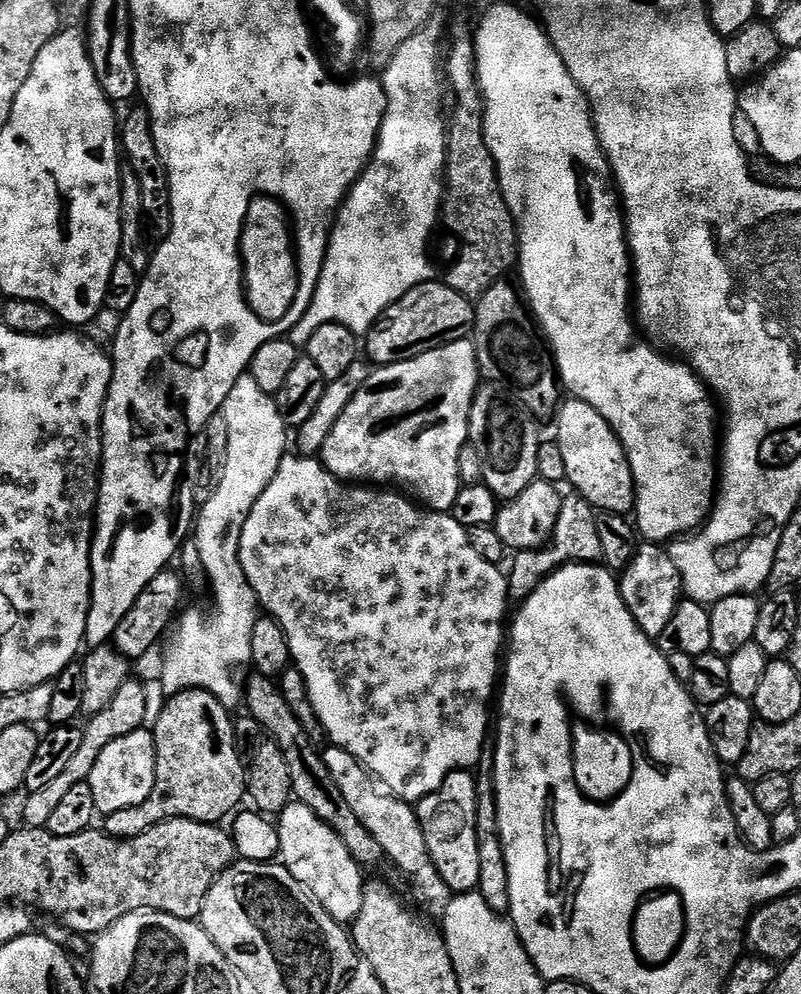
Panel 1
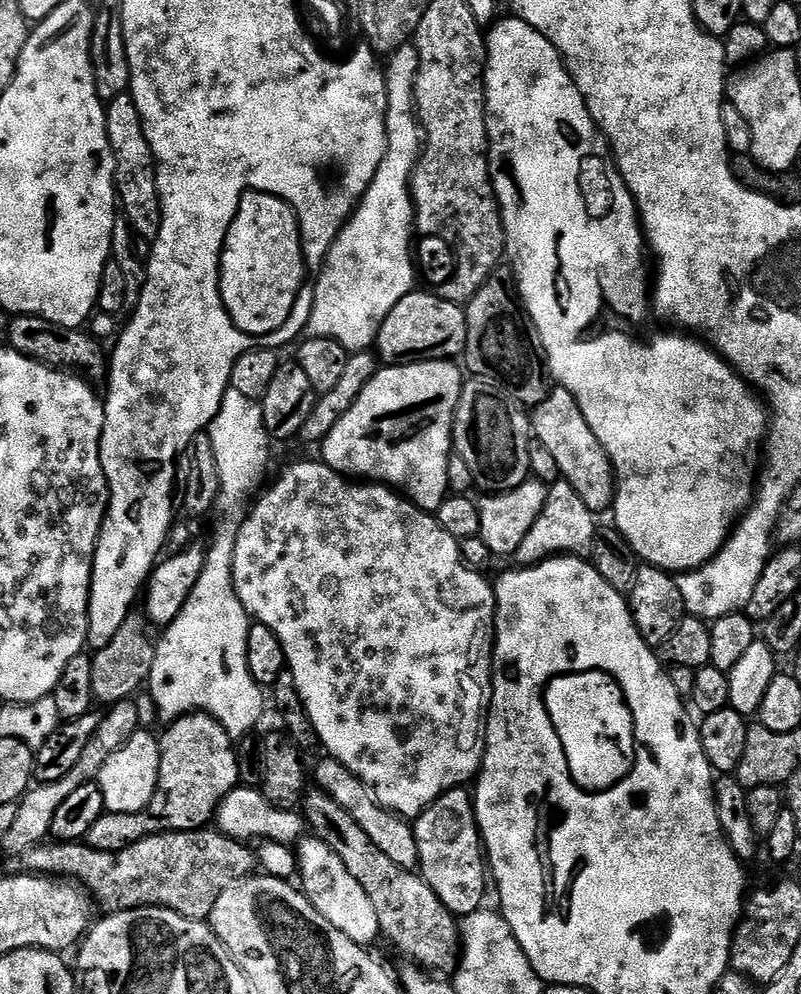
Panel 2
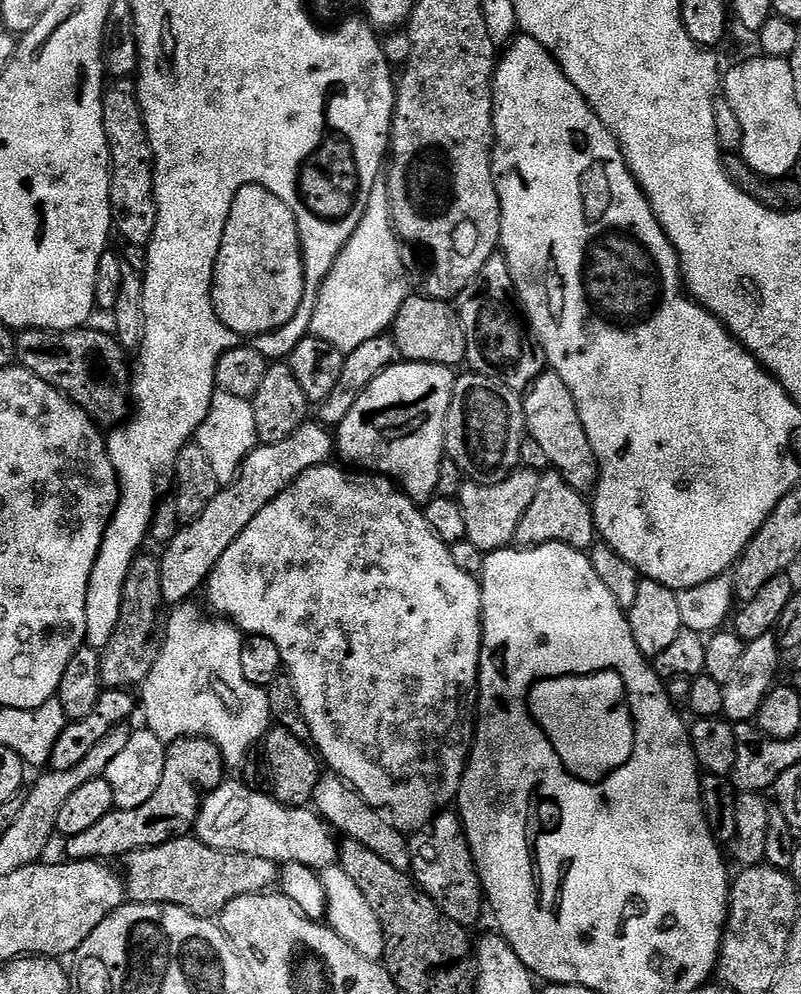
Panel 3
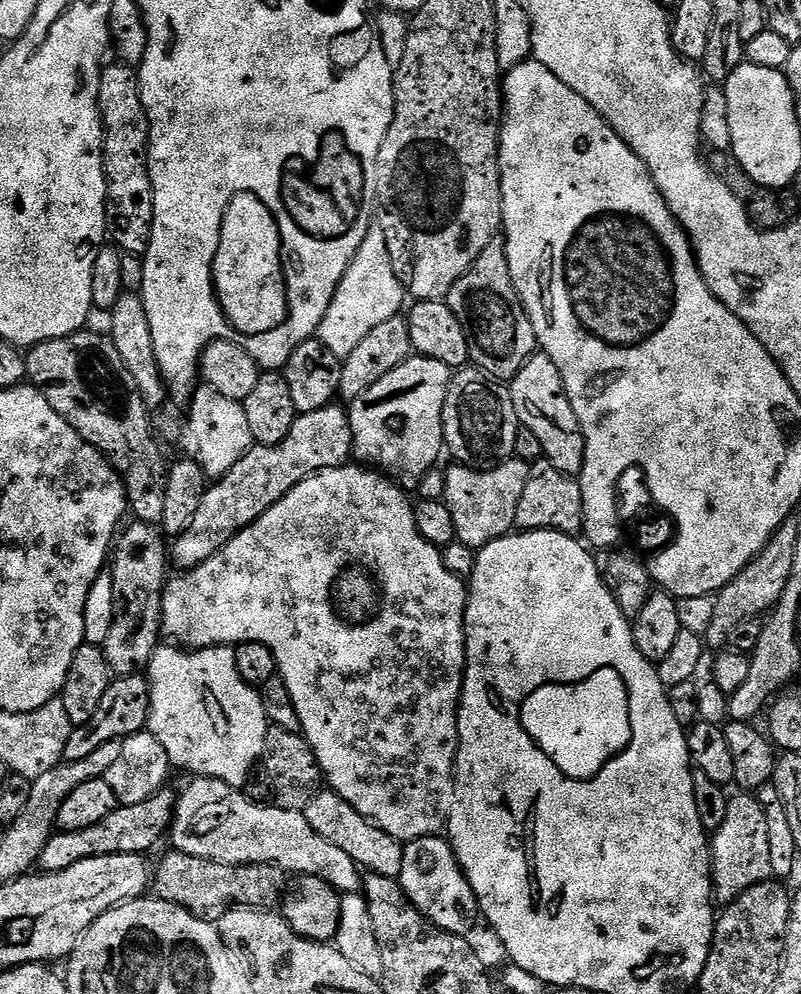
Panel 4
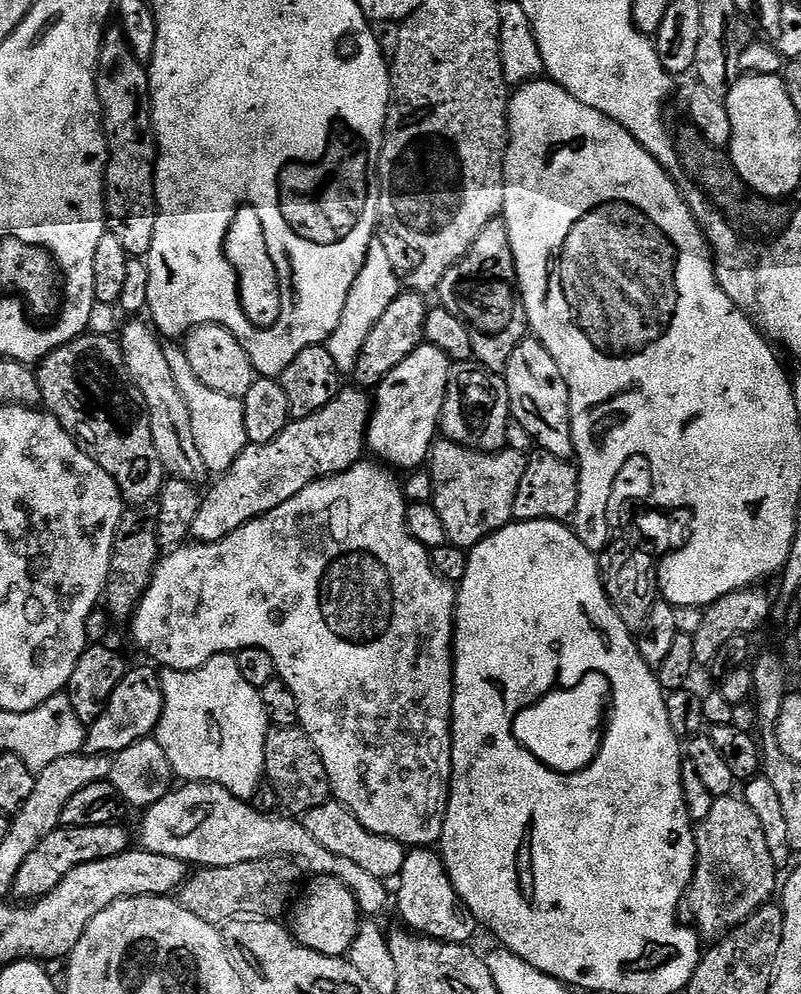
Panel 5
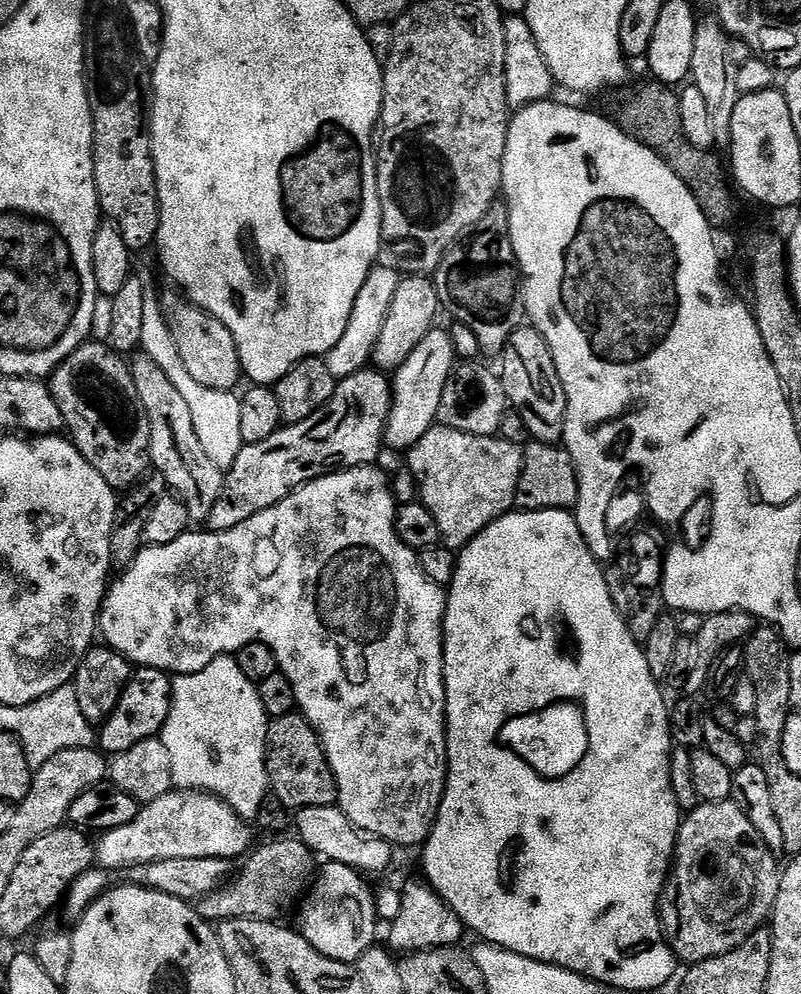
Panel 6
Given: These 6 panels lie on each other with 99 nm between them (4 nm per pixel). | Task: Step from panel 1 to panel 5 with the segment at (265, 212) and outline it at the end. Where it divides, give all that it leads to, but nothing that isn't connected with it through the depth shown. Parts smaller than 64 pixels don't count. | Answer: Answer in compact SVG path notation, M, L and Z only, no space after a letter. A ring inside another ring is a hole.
M241 205L227 232L224 252L239 278L239 296L243 312L256 328L269 328L281 316L280 276L277 274L271 248L266 246L265 227L252 205Z

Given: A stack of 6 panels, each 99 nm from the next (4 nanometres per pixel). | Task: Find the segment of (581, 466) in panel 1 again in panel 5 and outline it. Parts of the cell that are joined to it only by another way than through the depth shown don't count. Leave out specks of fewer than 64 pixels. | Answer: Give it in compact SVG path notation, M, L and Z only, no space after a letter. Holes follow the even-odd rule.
M526 338L510 354L510 362L503 373L512 407L512 419L532 436L539 451L554 454L554 458L572 460L576 454L572 419L570 418L570 390L558 362L550 358L550 350L535 338Z

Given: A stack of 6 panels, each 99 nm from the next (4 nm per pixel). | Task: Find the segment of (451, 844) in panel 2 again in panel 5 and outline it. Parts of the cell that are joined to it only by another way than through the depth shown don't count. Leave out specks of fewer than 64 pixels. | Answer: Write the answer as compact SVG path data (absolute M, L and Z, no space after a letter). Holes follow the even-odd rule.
M428 846L413 847L402 866L396 886L397 888L394 888L394 904L395 907L396 904L400 907L400 916L408 923L405 925L411 931L428 936L432 940L441 940L447 944L468 944L475 938L478 925L474 914L461 902L460 895L454 890L444 865L444 857L440 855L439 851Z

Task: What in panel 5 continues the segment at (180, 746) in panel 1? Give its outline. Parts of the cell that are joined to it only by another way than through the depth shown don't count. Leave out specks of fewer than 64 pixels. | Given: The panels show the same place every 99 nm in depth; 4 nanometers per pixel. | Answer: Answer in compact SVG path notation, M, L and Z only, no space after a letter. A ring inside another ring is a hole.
M123 823L107 824L106 826L70 826L58 827L54 834L46 834L34 851L22 862L18 874L12 883L11 895L20 902L40 900L50 894L54 886L70 870L78 870L78 866L86 866L86 862L98 862L102 858L114 858L118 854L129 851L134 844L134 836L124 829Z

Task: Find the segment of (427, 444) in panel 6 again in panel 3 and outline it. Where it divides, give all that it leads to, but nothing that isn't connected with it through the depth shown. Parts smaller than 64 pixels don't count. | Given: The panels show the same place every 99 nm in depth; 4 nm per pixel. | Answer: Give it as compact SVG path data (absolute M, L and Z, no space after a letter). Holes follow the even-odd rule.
M521 466L497 484L465 482L460 487L458 499L462 514L466 517L467 540L474 542L474 546L478 546L478 550L485 554L509 547L515 541L522 514L526 514L530 502L534 502L534 494L538 494L540 478L541 473Z

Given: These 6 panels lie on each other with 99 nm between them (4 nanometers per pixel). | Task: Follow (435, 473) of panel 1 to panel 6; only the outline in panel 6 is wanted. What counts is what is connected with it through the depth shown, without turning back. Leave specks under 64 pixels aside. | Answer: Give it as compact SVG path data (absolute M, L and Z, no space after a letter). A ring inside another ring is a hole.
M437 326L430 334L426 334L426 338L418 342L418 350L414 350L414 354L410 354L410 358L406 358L404 365L397 368L394 373L392 409L384 431L384 442L389 449L413 448L437 423L446 382L453 376L458 364L451 331L444 329L443 332L442 328Z

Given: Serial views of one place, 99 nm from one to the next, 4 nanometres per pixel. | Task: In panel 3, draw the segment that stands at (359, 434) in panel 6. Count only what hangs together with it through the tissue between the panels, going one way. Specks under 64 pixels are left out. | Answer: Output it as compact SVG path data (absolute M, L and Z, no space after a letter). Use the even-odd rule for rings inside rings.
M306 422L297 432L290 434L290 438L277 444L257 443L255 450L244 459L236 479L223 485L214 502L202 510L198 519L185 523L163 549L164 556L161 555L159 561L165 605L179 606L191 601L192 595L207 585L208 575L242 530L246 530L246 526L250 526L250 522L254 522L254 518L302 473L329 463L333 459L331 456L334 456L333 433L319 422Z

